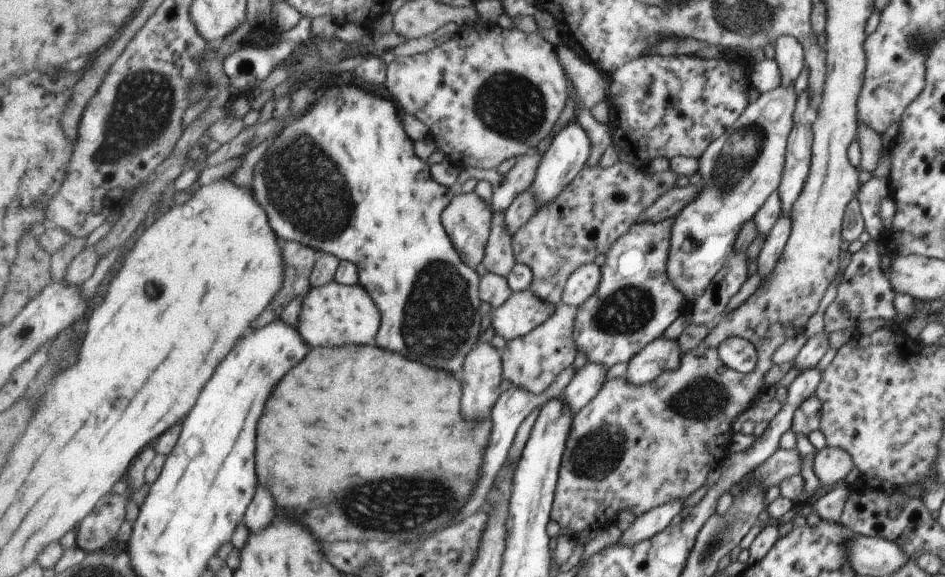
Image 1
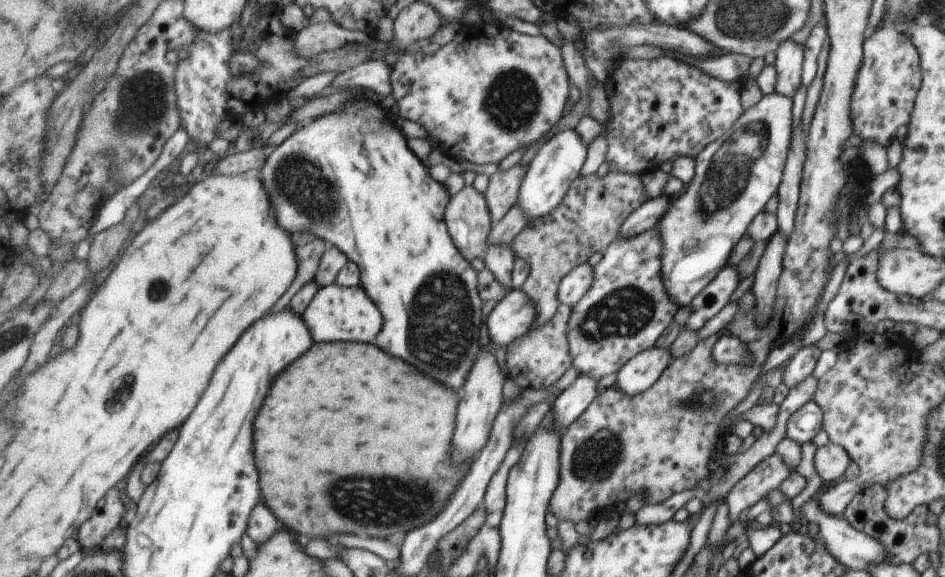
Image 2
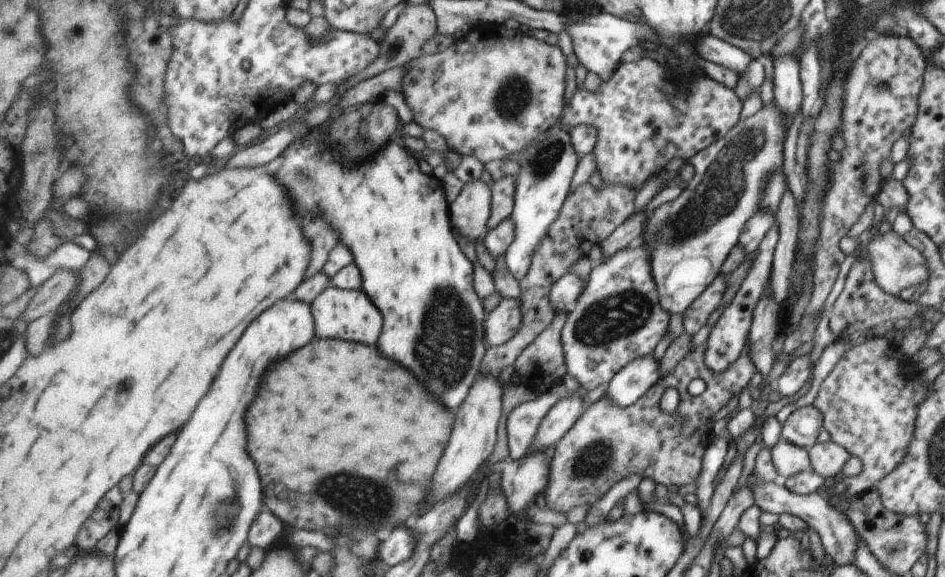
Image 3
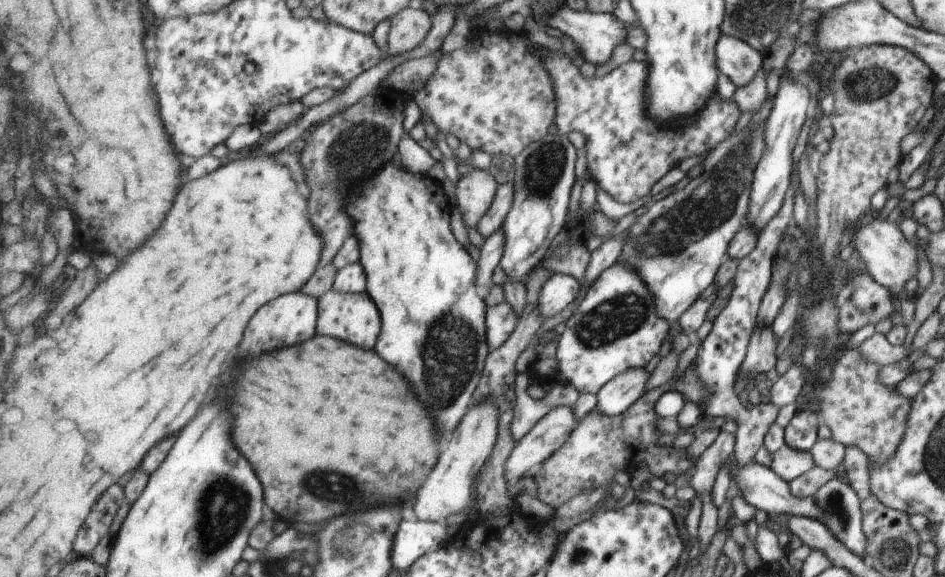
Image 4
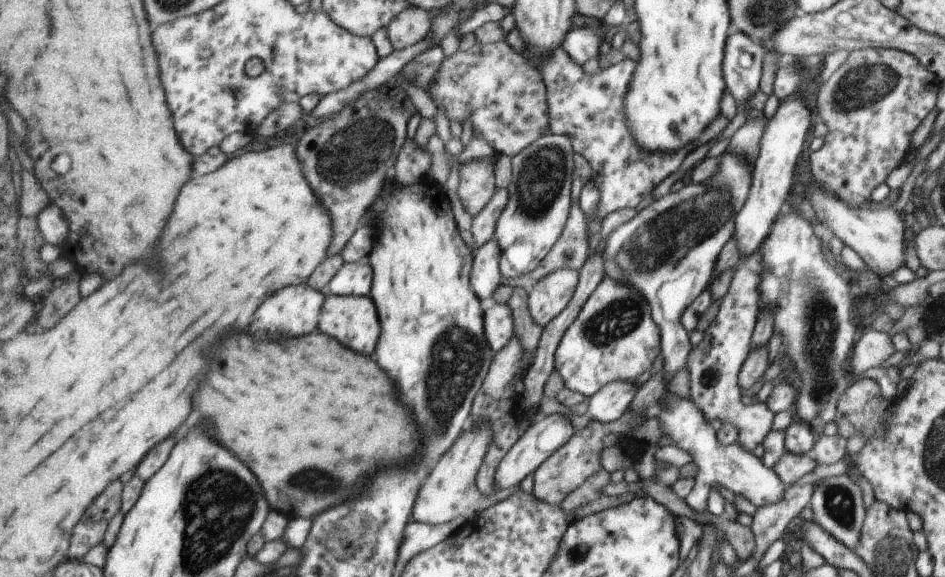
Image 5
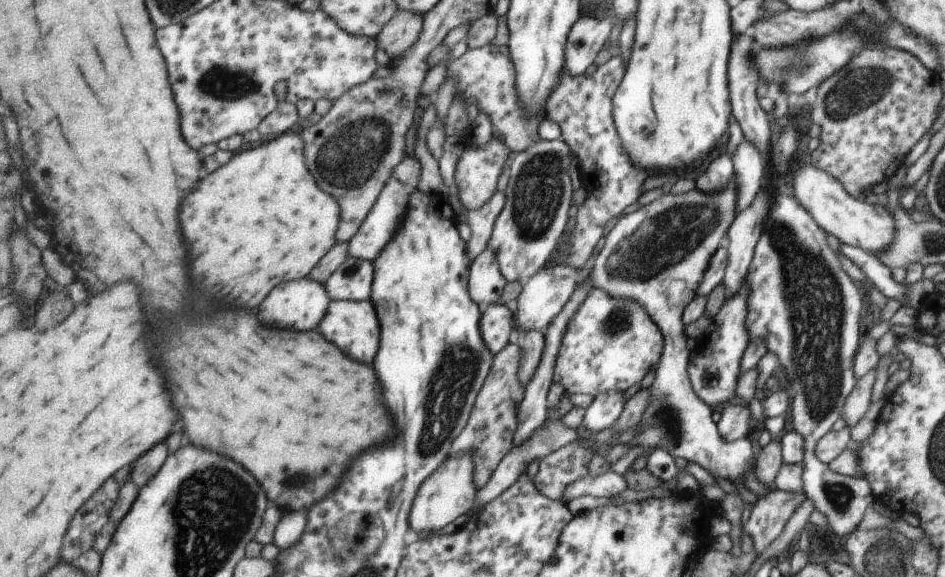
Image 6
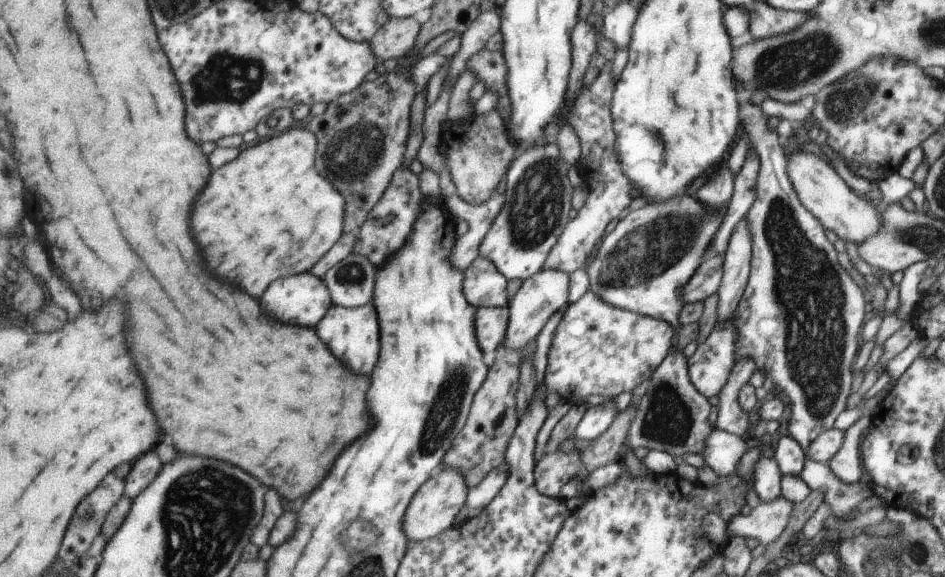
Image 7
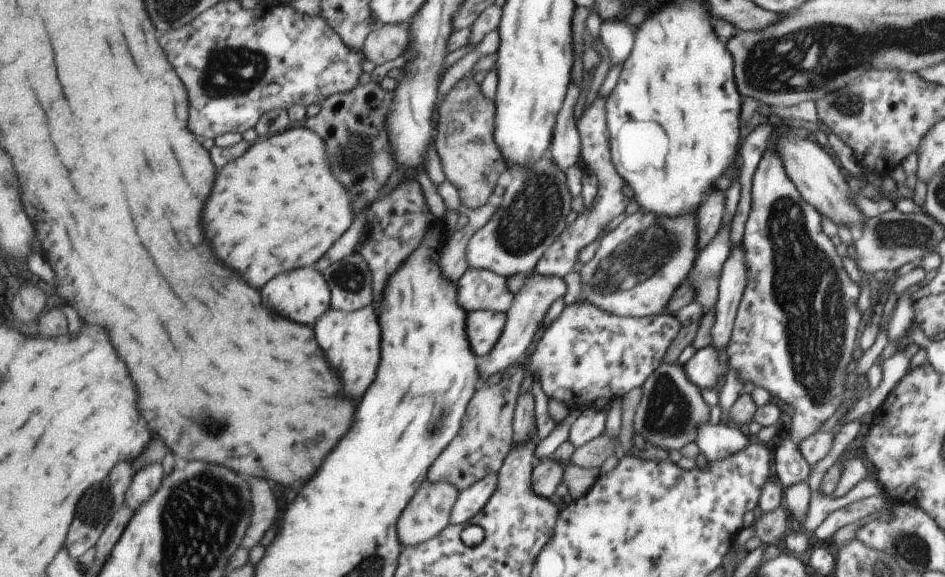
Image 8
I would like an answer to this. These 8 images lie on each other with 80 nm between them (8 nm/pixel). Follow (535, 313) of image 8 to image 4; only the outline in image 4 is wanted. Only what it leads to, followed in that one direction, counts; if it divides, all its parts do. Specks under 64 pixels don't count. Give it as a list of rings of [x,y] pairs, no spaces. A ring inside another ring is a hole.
[[[555,273],[543,287],[540,296],[540,311],[545,318],[553,318],[561,310],[565,310],[579,294],[582,284],[574,276],[567,273]]]

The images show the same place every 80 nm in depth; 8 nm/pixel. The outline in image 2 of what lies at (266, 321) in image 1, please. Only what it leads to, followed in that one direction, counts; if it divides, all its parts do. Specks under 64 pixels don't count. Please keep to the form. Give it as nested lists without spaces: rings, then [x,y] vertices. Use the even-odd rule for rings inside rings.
[[[307,234],[307,236],[295,236],[295,242],[299,242],[298,262],[298,276],[295,277],[294,284],[282,296],[282,300],[270,310],[269,314],[277,315],[289,308],[292,298],[301,290],[306,284],[316,280],[316,274],[319,270],[320,262],[323,255],[330,244],[318,237],[317,235]]]

